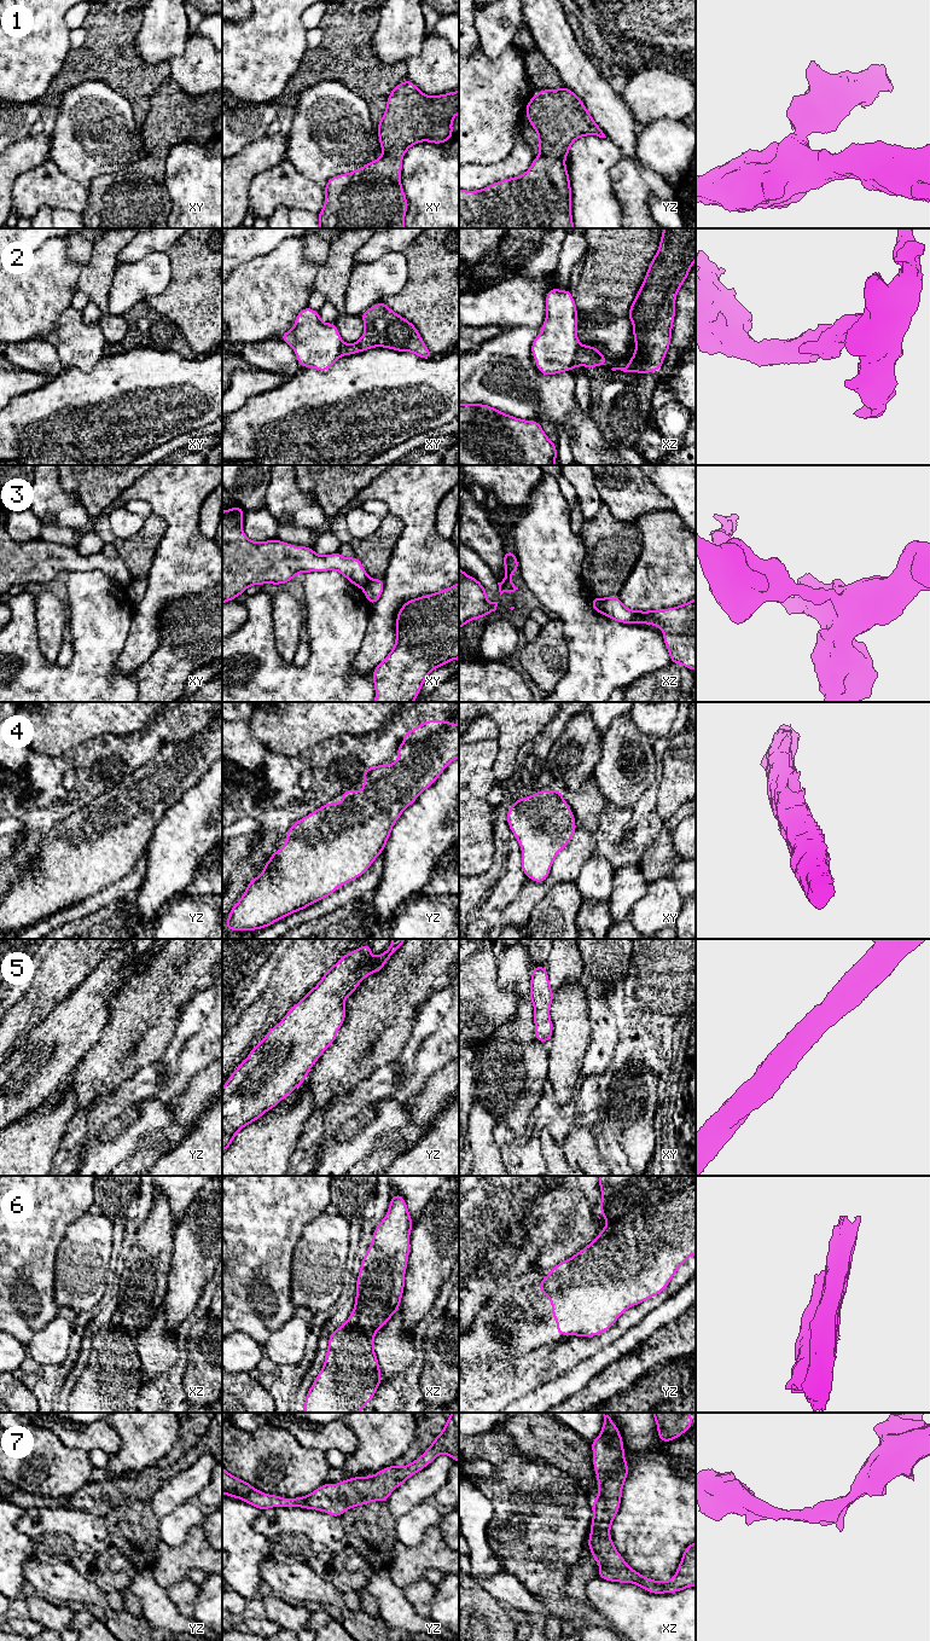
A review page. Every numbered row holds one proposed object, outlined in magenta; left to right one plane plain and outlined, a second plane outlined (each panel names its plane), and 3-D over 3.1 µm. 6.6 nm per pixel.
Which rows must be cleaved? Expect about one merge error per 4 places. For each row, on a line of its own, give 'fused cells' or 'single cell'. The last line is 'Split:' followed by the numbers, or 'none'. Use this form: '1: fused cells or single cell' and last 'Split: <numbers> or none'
1: fused cells
2: fused cells
3: fused cells
4: single cell
5: single cell
6: fused cells
7: single cell
Split: 1, 2, 3, 6

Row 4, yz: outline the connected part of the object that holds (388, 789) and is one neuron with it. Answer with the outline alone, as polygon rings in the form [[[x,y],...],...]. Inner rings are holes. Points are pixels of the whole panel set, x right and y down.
[[[425,720],[422,725],[417,725],[413,731],[405,731],[405,741],[400,743],[397,748],[397,762],[396,764],[379,764],[377,767],[365,767],[364,769],[364,789],[361,791],[356,790],[343,790],[339,795],[345,799],[344,802],[330,802],[324,804],[316,811],[313,811],[302,819],[298,819],[293,823],[292,828],[285,833],[286,845],[281,850],[277,850],[271,853],[272,859],[266,860],[265,870],[260,874],[258,877],[255,877],[249,881],[245,893],[242,895],[239,901],[231,909],[228,918],[226,921],[227,930],[255,930],[269,927],[275,923],[278,920],[284,918],[296,911],[304,910],[307,906],[325,899],[331,895],[336,888],[343,887],[351,880],[360,877],[374,862],[374,859],[383,852],[393,825],[397,822],[402,812],[412,805],[423,790],[432,785],[442,771],[457,758],[459,758],[459,724],[452,724],[447,720]]]

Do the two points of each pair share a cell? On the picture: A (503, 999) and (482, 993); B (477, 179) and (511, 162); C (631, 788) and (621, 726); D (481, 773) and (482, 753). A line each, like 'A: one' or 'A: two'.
A: one
B: one
C: one
D: one

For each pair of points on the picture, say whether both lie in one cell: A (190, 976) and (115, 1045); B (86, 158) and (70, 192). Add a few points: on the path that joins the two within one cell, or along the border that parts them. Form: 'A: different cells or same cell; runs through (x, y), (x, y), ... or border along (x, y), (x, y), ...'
A: same cell; runs through (175, 999), (151, 1032), (138, 1032)
B: different cells; border along (53, 162), (63, 173), (87, 185)

